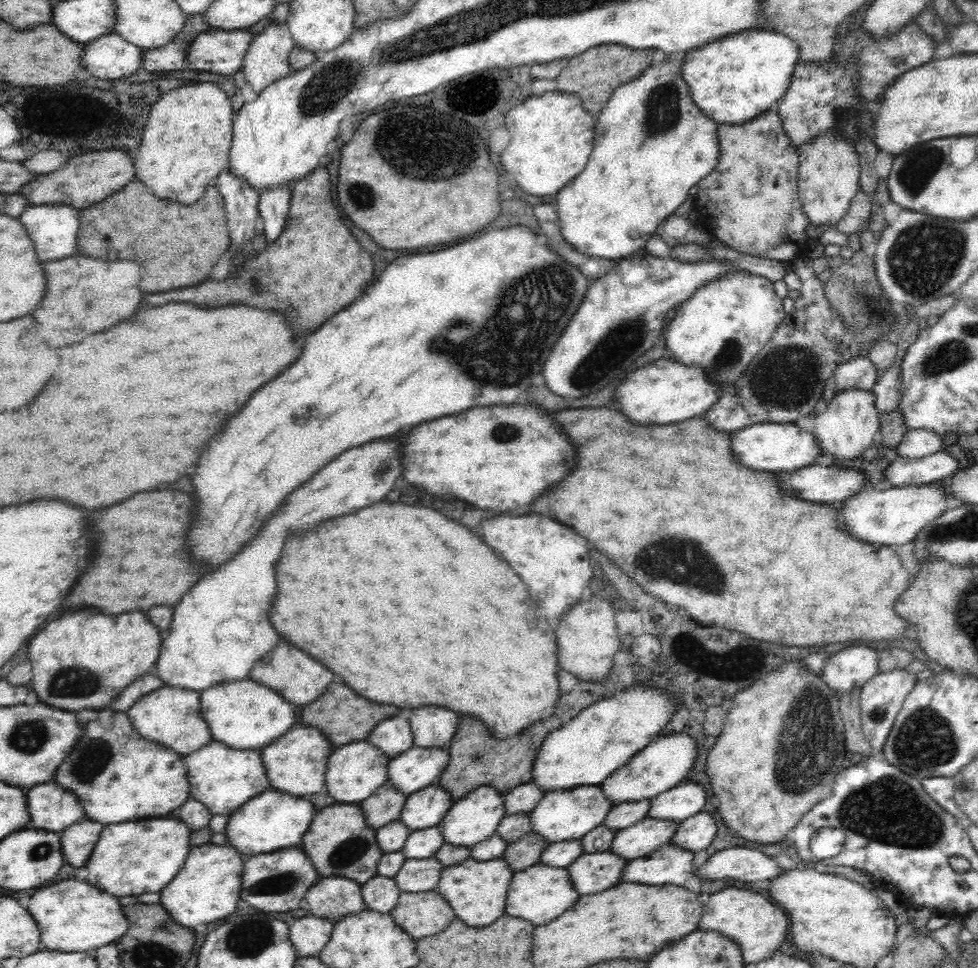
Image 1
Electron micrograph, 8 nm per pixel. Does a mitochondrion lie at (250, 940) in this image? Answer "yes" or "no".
yes

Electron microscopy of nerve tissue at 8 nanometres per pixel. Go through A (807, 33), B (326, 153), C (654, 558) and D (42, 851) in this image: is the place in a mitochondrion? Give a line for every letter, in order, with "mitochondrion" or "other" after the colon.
A: other
B: other
C: mitochondrion
D: mitochondrion

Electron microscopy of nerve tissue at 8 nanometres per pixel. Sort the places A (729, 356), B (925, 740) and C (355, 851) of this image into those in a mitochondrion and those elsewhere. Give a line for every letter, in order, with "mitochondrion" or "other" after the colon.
A: mitochondrion
B: mitochondrion
C: mitochondrion

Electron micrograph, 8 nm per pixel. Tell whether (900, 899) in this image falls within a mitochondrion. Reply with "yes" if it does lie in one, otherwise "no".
no

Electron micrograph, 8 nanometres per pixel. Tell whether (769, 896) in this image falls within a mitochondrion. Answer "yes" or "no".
no

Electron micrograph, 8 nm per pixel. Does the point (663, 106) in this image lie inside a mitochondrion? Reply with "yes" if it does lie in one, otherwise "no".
yes

